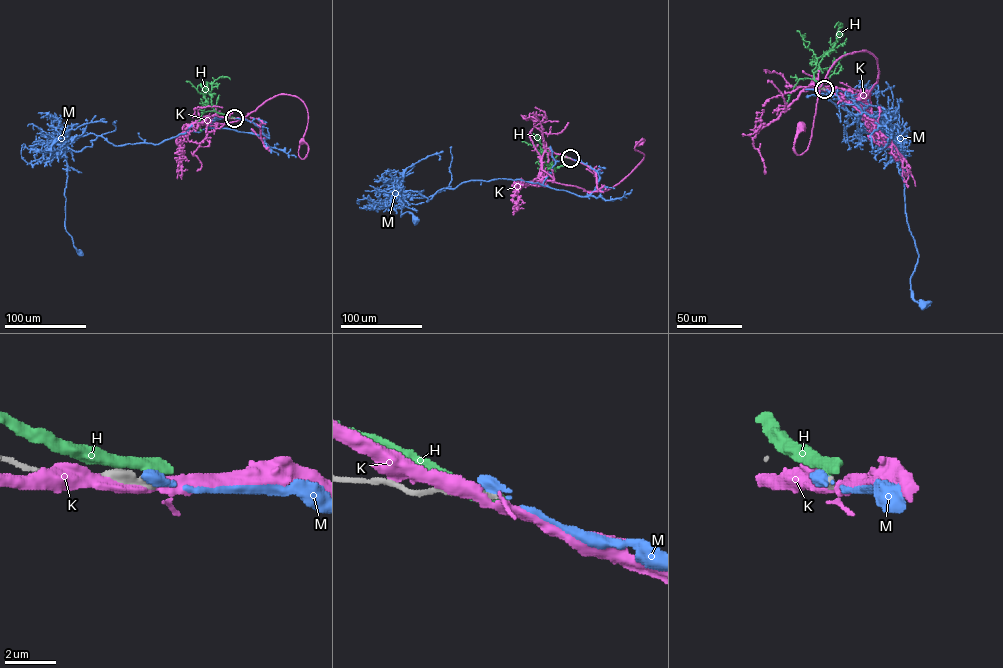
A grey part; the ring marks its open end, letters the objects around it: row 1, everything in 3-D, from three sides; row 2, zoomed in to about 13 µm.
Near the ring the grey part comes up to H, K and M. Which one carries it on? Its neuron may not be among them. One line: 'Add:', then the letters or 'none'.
Add: M

